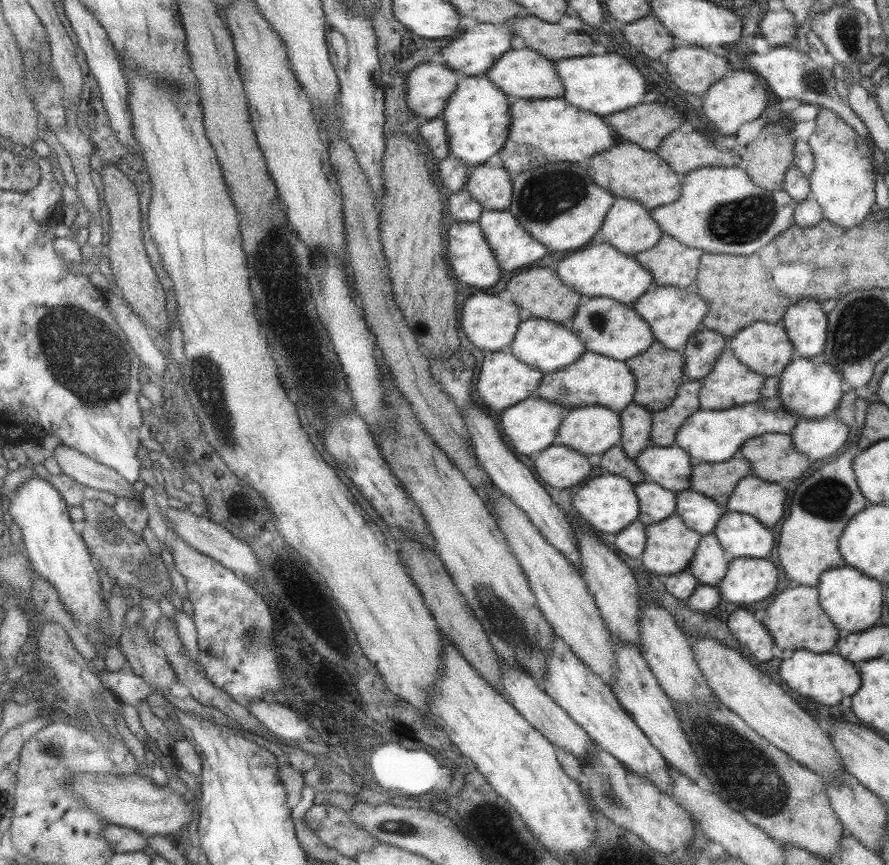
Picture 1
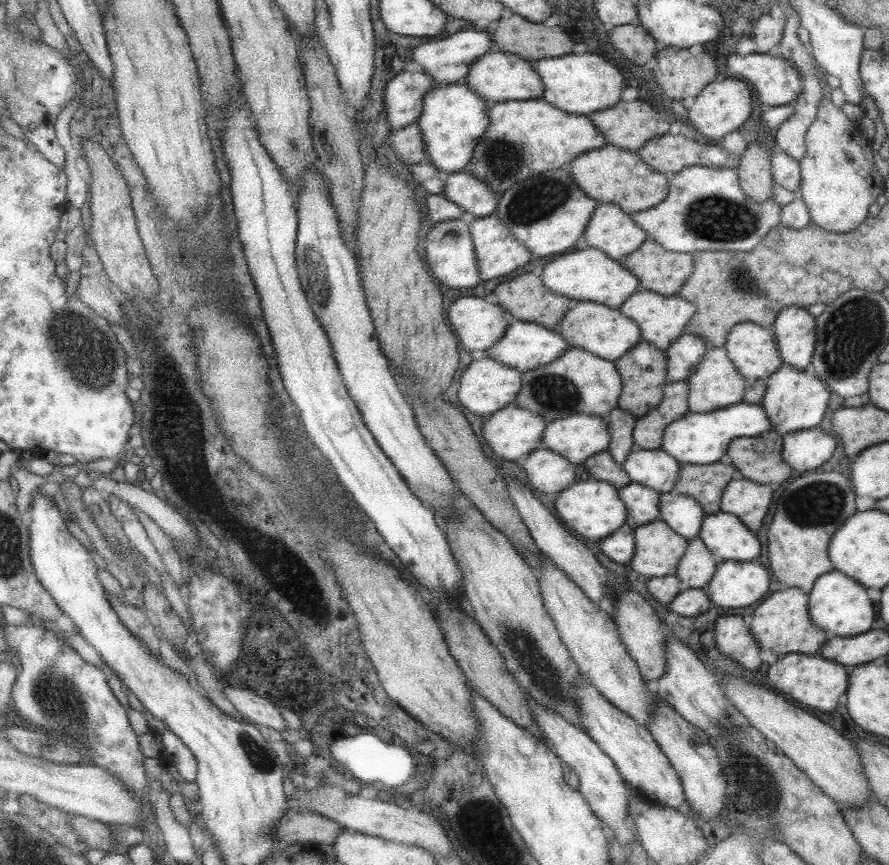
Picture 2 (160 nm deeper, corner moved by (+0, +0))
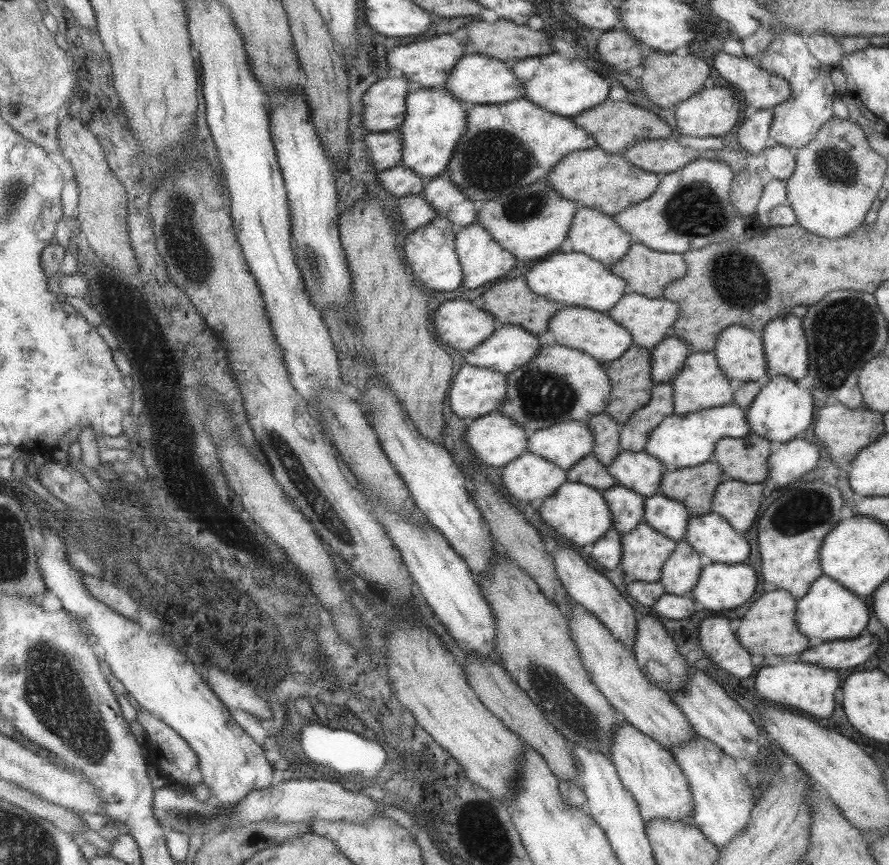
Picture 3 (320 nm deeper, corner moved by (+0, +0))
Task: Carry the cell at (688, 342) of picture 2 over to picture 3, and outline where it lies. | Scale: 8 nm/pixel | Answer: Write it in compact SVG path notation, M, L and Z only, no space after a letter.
M663 337L650 349L650 375L654 383L669 383L691 353L690 346L677 337Z

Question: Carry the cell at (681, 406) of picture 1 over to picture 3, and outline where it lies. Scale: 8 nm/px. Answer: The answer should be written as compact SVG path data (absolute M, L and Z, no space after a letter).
M654 383L649 400L631 418L620 425L618 430L618 450L639 452L643 450L652 428L663 418L673 415L672 388L670 383Z

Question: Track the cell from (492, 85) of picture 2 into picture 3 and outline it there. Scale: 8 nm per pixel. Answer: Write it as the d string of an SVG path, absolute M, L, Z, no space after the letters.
M468 52L459 57L449 71L443 88L465 105L501 104L523 96L524 90L511 72L508 61Z

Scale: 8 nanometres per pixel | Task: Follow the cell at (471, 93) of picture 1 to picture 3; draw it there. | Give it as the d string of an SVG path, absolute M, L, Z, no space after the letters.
M439 87L411 88L405 98L405 116L397 128L401 139L399 165L411 169L421 179L442 176L451 152L457 148L457 140L463 134L468 105Z

